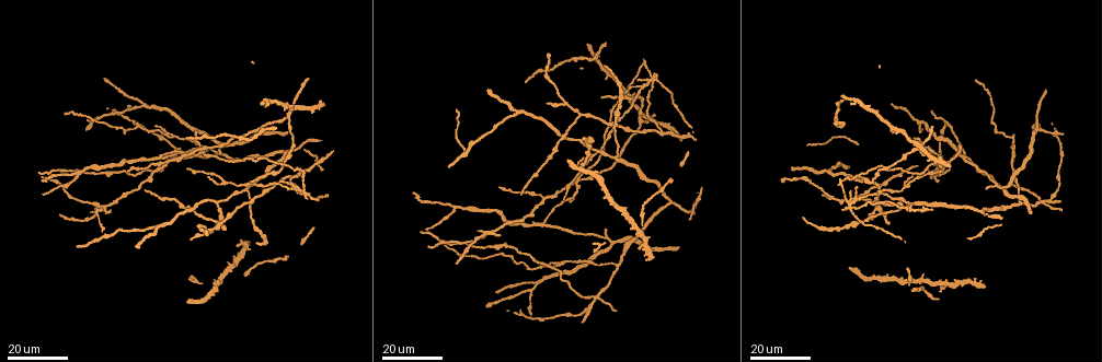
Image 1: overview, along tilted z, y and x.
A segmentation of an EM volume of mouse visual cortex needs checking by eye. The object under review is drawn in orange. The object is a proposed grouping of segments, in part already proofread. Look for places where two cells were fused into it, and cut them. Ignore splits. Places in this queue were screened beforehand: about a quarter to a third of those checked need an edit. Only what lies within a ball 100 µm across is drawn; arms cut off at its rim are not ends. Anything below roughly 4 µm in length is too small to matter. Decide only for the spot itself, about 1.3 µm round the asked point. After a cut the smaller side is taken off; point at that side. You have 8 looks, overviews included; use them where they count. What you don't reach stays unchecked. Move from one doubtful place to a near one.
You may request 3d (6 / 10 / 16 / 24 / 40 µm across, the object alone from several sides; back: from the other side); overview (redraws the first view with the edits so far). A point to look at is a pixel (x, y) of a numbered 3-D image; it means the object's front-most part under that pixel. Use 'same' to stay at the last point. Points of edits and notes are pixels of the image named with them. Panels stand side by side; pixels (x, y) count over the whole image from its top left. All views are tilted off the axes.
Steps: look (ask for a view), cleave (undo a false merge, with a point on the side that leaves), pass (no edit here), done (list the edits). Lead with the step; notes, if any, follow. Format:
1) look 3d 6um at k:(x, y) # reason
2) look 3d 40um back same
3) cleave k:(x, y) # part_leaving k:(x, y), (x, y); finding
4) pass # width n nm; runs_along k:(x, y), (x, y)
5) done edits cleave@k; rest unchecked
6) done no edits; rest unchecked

look 3d 16um at 1:(171, 162) # three arms meet

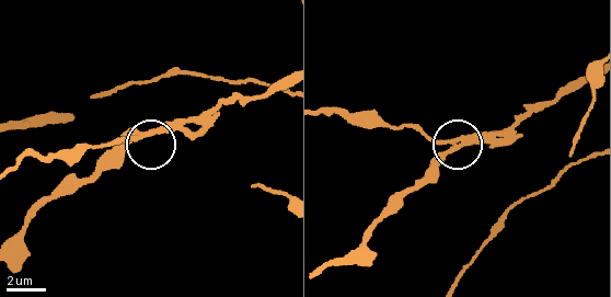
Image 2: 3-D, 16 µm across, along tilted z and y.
look 3d 10um at 2:(448, 149)

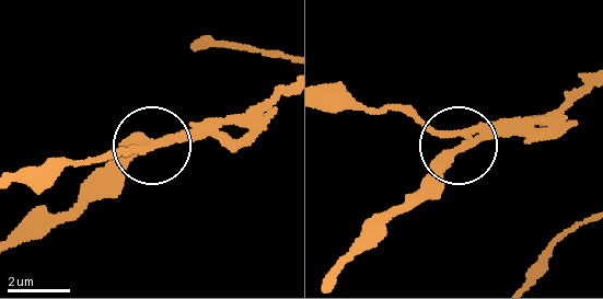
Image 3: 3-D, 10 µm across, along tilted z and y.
cleave 3:(111, 154) # part_leaving 3:(147, 148), (22, 171); two cells meet here

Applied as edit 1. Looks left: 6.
look overview

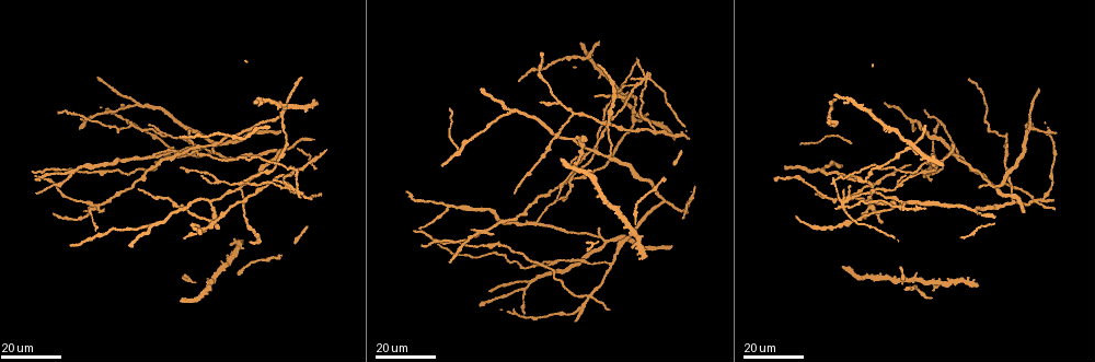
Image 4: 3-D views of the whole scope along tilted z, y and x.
look 3d 16um at 4:(556, 262) # branch point

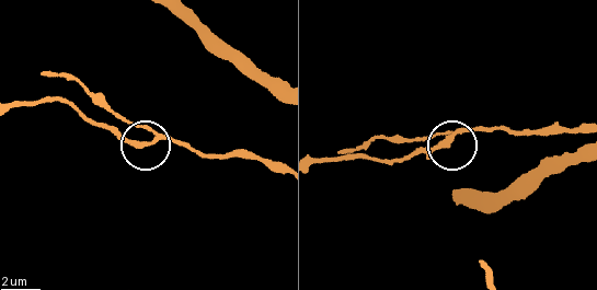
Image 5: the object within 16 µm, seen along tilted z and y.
look 3d 6um at 5:(156, 135) # closer look

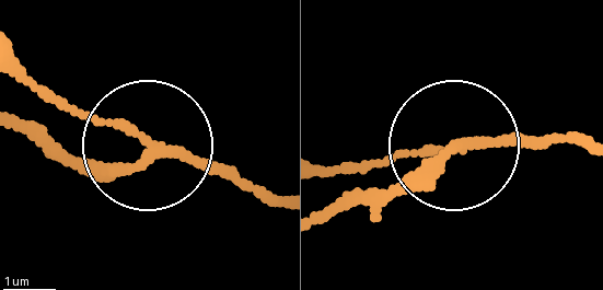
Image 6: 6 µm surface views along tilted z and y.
pass # width 160 nm; continuous, no second cell

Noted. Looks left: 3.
look 3d 24um at 4:(560, 101) # three-way junction

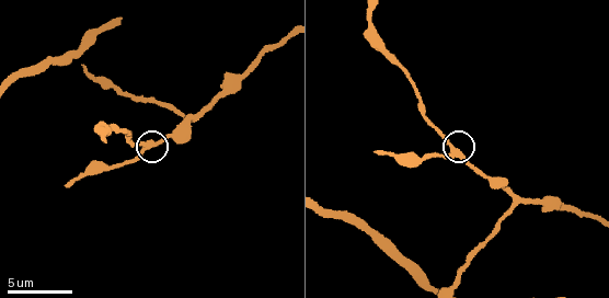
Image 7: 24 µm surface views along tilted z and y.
look 3d 10um at 7:(453, 154)

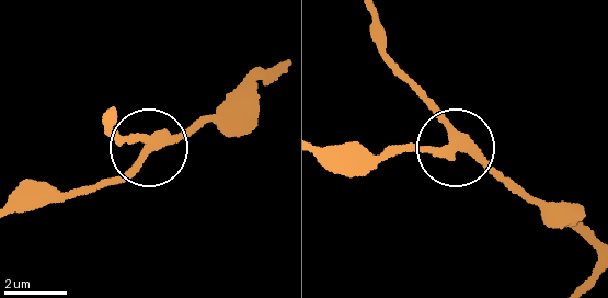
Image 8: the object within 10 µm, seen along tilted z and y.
pass # arms 3; all the same cell

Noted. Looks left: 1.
done edits cleave@3; rest unchecked

